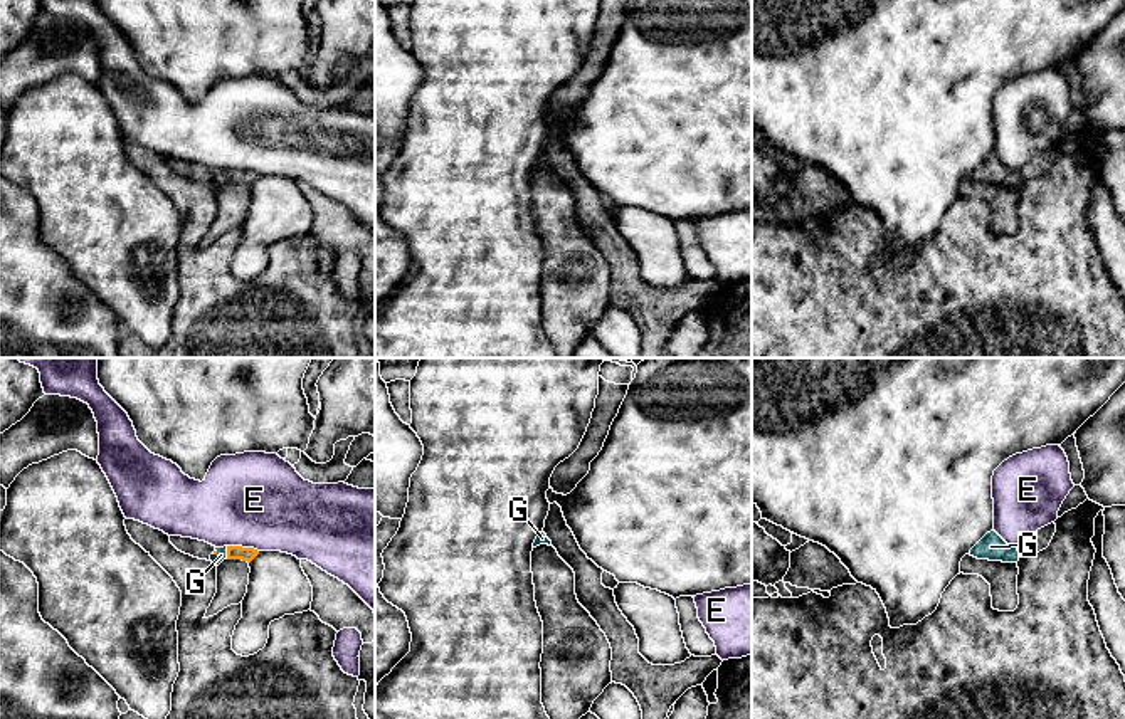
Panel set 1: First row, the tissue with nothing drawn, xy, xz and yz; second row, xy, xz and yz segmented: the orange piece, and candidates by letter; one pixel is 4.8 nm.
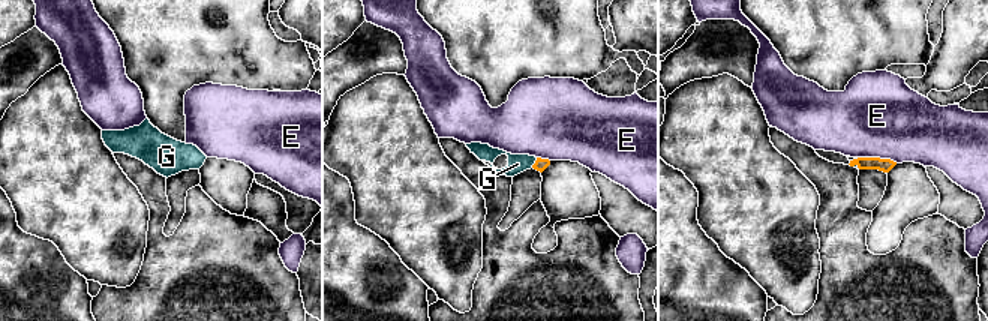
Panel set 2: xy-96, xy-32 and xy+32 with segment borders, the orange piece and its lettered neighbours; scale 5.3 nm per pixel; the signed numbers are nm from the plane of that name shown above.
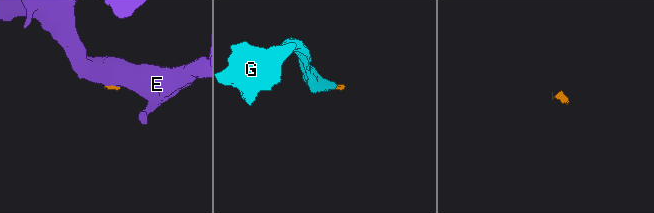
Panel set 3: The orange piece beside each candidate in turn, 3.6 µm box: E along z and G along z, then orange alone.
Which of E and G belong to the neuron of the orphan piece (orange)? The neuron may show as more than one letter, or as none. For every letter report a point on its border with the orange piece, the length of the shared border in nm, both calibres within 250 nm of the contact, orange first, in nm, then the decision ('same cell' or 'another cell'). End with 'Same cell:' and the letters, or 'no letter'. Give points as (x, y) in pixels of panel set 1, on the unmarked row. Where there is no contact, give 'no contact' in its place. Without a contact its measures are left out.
E: contact xy (241, 170); length 160 nm; calibres 70 and 460 nm; another cell
G: contact xy (227, 177); length 60 nm; calibres 70 and 50 nm; same cell
Same cell: G

